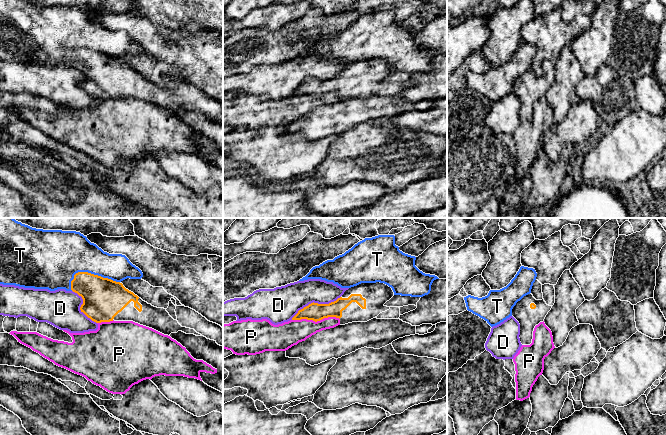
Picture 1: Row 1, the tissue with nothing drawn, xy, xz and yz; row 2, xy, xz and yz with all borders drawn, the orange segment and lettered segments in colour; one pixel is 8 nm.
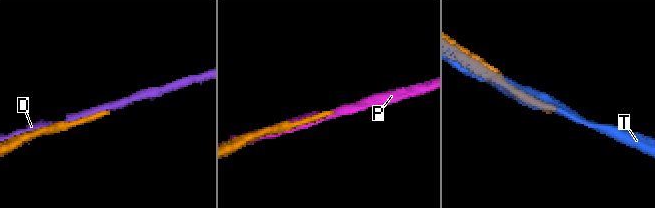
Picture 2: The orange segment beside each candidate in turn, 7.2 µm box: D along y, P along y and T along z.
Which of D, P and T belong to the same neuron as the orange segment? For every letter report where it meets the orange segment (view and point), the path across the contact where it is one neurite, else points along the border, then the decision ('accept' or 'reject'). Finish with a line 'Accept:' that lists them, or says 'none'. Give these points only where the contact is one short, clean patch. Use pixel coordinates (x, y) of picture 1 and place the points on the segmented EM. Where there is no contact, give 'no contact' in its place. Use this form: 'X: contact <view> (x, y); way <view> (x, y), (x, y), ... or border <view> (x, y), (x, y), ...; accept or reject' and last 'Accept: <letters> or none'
D: contact xz (315, 303); reject
P: contact xz (315, 321); reject
T: contact xy (89, 273); reject
Accept: none

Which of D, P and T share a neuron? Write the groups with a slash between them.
D / P / T

